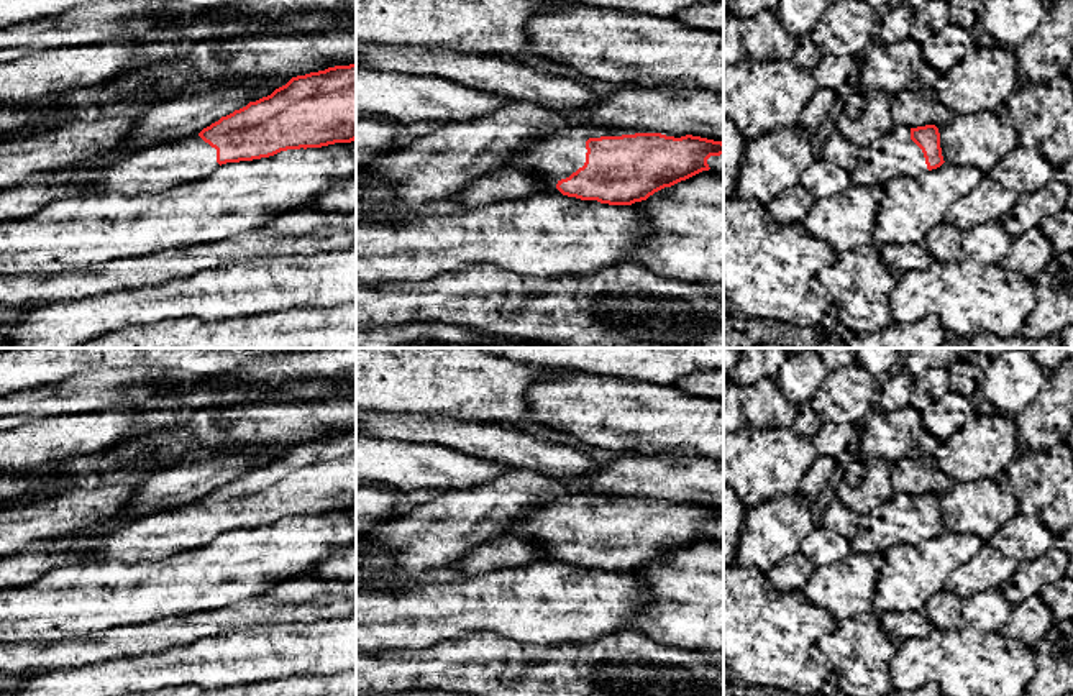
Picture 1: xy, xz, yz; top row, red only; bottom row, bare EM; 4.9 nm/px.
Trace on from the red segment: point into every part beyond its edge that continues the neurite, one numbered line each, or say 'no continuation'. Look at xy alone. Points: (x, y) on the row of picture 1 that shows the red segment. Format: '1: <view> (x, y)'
1: xy (159, 166)

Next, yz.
1: yz (896, 155)

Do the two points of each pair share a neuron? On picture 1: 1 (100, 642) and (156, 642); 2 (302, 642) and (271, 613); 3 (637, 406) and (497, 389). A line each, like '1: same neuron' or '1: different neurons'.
1: same neuron
2: different neurons
3: different neurons

